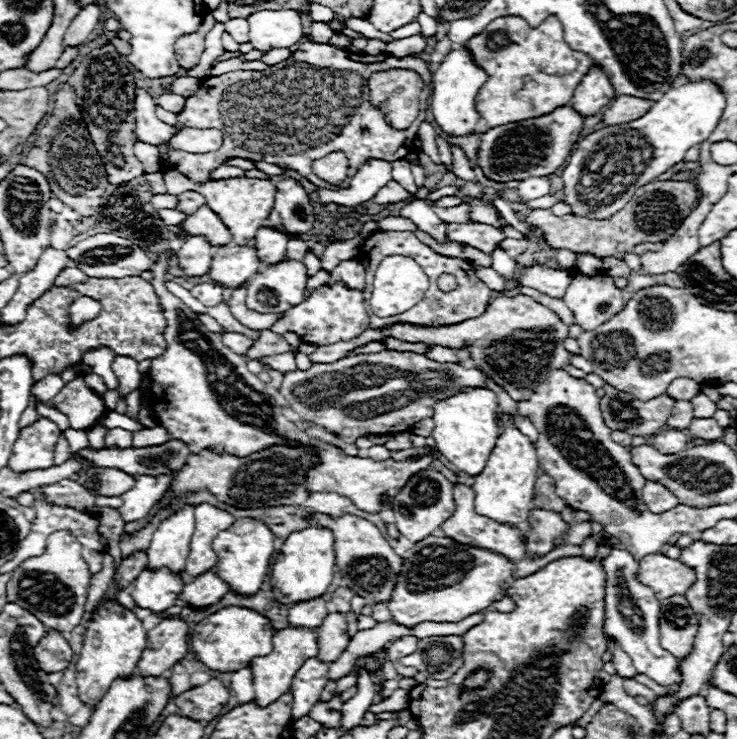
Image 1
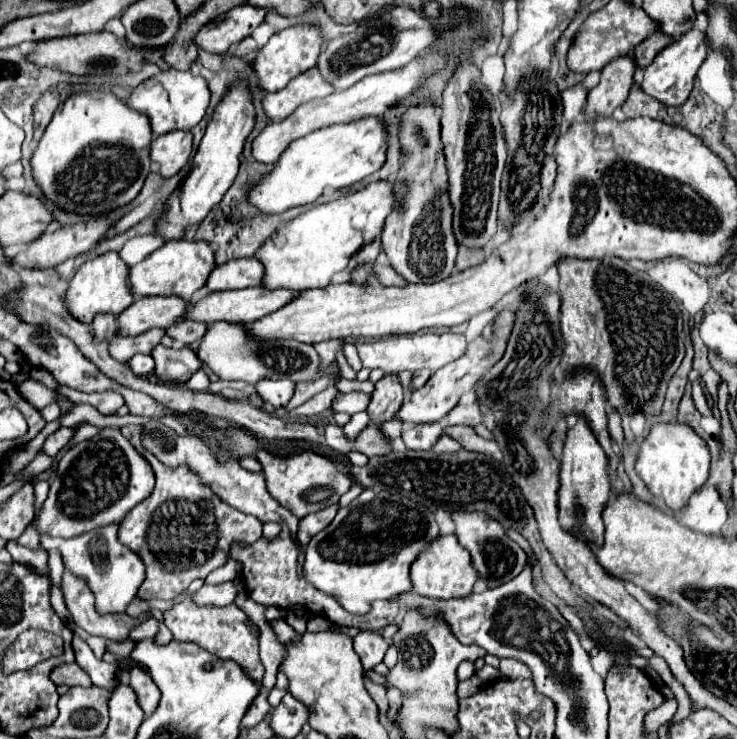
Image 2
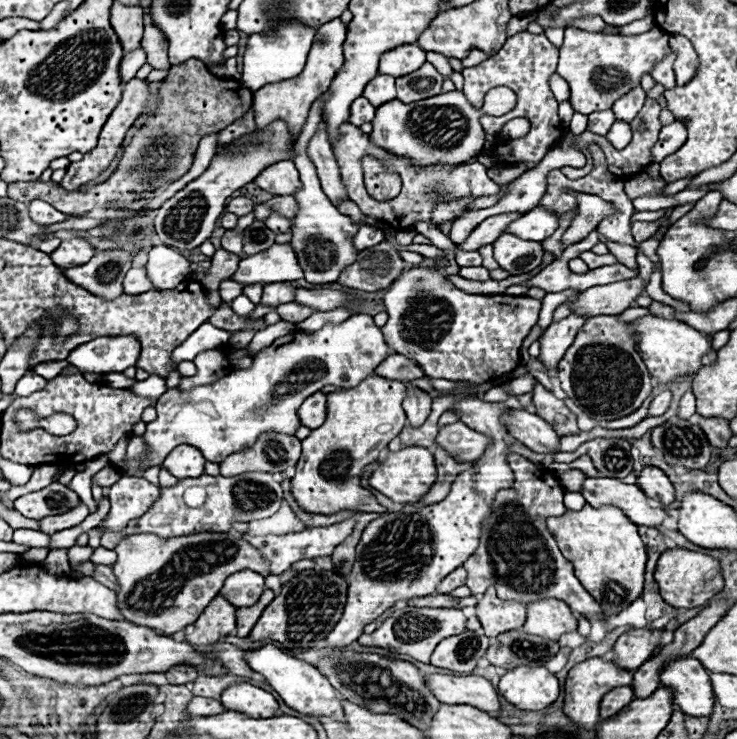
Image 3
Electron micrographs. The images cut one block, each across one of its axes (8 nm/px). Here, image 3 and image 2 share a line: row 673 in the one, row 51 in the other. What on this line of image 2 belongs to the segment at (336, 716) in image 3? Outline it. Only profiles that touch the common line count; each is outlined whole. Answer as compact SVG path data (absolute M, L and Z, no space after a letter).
M296 26L296 28L286 28L286 30L276 32L268 40L268 44L264 44L258 50L256 58L250 64L252 72L256 74L256 86L268 94L282 90L294 76L316 66L322 44L324 44L324 38L316 26Z

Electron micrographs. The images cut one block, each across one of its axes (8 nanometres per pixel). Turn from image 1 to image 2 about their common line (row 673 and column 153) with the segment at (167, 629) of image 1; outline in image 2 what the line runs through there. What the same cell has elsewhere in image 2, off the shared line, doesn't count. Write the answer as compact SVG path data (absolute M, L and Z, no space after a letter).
M168 132L152 140L150 160L158 166L158 174L168 178L180 172L192 152L190 132Z

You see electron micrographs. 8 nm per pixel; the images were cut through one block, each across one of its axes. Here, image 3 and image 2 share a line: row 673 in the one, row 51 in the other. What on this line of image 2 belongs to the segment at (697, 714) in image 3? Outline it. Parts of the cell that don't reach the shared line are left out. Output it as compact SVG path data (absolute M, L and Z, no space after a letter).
M698 28L688 30L684 36L680 36L678 40L674 40L674 44L670 44L668 48L664 48L652 64L648 64L644 68L644 78L640 82L640 90L648 96L652 96L654 100L666 104L666 106L682 106L684 100L688 98L692 84L694 84L694 76L696 70L700 68L700 64L704 62L704 58L708 56L708 44L704 38L704 32L700 32Z

